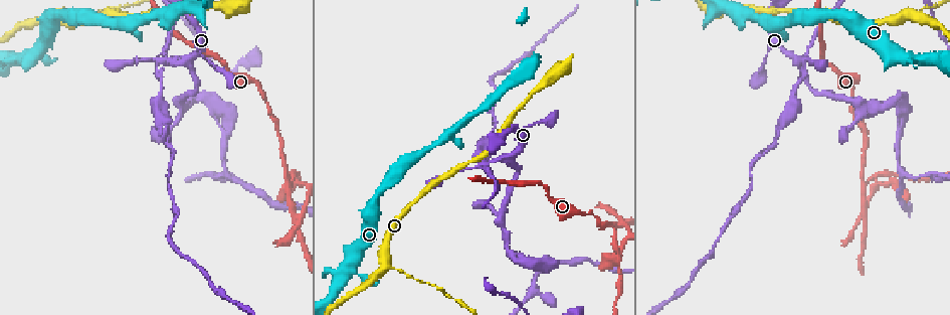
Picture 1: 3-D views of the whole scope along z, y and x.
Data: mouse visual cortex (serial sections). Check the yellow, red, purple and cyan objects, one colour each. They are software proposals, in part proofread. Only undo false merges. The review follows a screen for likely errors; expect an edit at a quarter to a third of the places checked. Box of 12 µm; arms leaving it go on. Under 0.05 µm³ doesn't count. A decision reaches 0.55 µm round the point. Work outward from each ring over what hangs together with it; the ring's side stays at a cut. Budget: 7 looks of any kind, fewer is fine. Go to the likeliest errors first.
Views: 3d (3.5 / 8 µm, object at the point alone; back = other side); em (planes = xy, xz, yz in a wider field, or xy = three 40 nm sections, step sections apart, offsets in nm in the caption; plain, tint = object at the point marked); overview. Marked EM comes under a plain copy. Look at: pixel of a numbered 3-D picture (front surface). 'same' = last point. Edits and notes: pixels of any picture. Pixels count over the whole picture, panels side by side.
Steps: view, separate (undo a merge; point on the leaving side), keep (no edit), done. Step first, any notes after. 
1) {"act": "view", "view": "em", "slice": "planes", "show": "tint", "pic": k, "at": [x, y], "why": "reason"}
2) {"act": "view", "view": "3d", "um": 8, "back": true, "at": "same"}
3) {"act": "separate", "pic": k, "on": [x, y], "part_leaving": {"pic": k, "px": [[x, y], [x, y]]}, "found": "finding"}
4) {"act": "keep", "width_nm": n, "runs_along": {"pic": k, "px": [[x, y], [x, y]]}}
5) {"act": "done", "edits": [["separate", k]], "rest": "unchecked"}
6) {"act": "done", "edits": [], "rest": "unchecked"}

{"act": "view", "view": "3d", "um": 8, "pic": 1, "at": [864, 219], "why": "four arms meet"}

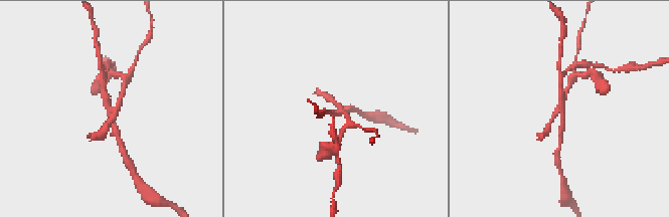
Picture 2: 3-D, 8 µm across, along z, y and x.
{"act": "view", "view": "em", "slice": "xy", "step": 5, "show": "tint", "pic": 2, "at": [109, 109]}

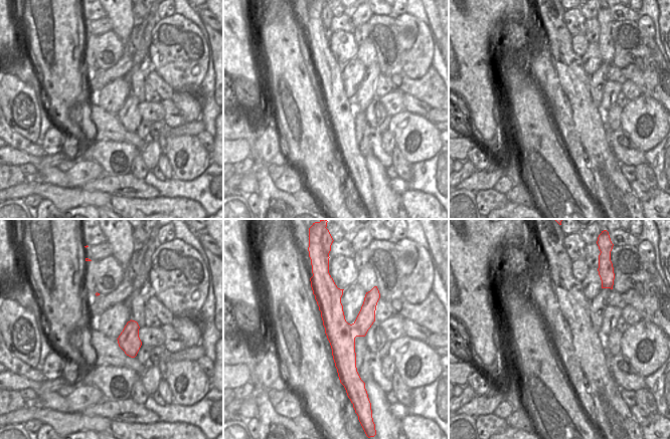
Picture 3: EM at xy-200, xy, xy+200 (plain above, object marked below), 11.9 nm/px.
{"act": "separate", "pic": 2, "on": [572, 76], "arms": 4, "part_leaving": {"pic": 2, "px": [[563, 72], [589, 64], [598, 76]]}, "found": "a second cell is stuck on"}

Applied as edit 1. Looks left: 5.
{"act": "view", "view": "3d", "um": 3.5, "pic": 1, "at": [803, 61], "why": "four arms meet"}

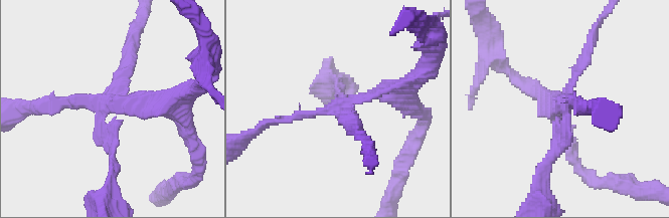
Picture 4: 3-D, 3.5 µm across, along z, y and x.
{"act": "view", "view": "em", "slice": "planes", "show": "tint", "pic": 4, "at": [335, 102], "arms": 4, "arm_widths_nm": [150, 150, 150, 200]}

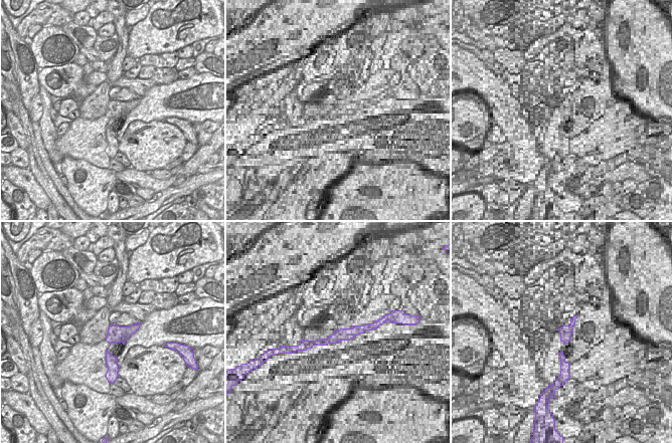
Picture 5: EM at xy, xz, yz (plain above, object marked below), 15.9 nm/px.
{"act": "separate", "pic": 4, "on": [108, 148], "found": "a second cell is stuck on"}

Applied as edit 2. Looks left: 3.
{"act": "view", "view": "overview", "why": "redraw"}

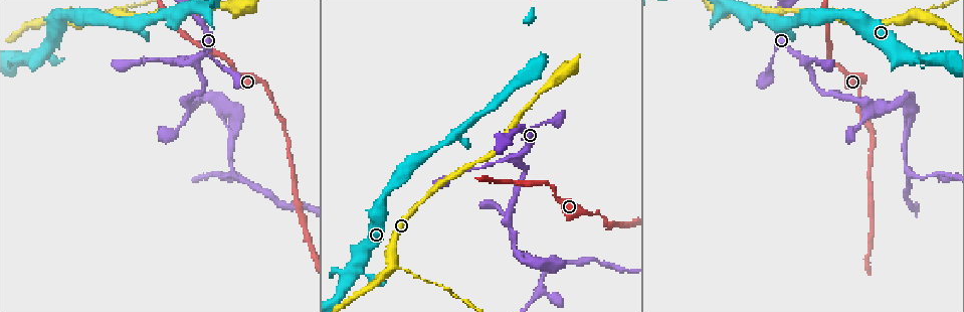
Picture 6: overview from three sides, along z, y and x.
{"act": "view", "view": "3d", "um": 3.5, "pic": 6, "at": [233, 171], "why": "three arms meet"}

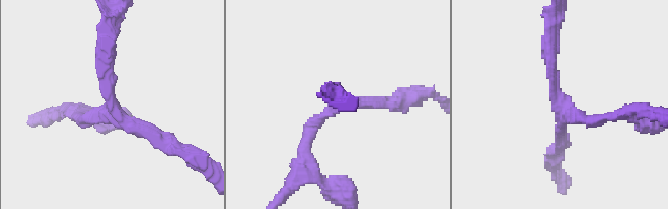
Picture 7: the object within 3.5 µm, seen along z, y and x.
{"act": "view", "view": "em", "slice": "xy", "step": 2, "show": "tint", "pic": 7, "at": [560, 104], "arms": 3, "arm_widths_nm": [200, 200, 250]}

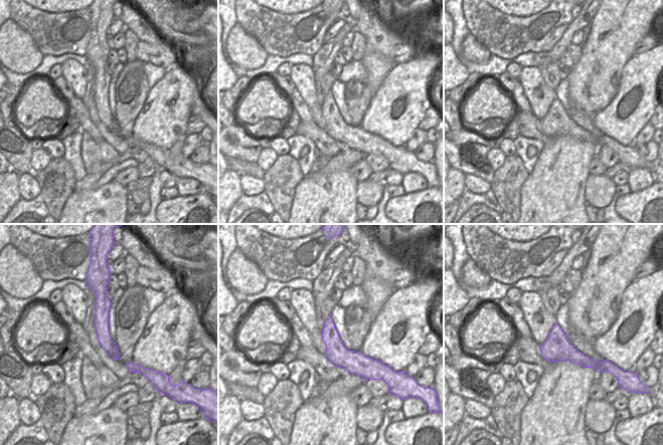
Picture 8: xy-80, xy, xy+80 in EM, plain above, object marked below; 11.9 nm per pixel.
{"act": "keep", "runs_along": {"pic": 7, "px": [[107, 36], [116, 114], [165, 142]]}, "found": "all the same cell"}

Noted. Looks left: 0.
{"act": "done", "edits": [["separate", 2], ["separate", 4]], "rest": "unchecked"}

